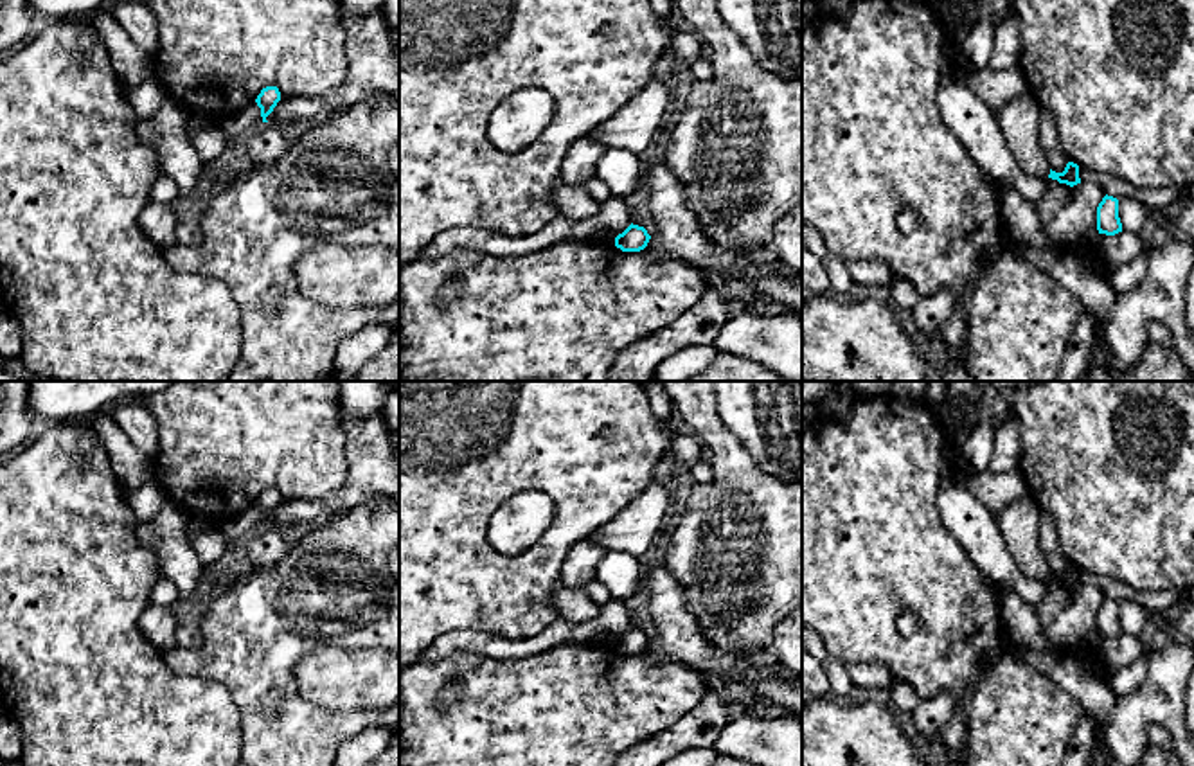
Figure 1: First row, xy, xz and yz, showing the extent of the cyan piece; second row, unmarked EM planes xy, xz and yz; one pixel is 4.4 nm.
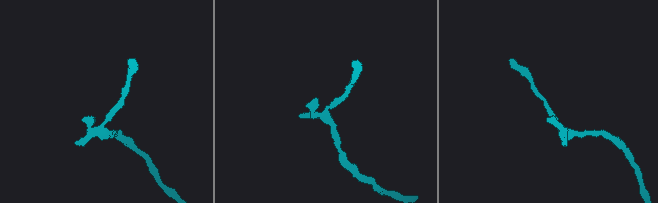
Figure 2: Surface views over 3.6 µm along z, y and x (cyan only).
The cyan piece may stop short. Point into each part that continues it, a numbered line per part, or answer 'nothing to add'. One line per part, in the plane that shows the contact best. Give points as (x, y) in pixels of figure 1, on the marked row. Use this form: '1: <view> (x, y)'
nothing to add

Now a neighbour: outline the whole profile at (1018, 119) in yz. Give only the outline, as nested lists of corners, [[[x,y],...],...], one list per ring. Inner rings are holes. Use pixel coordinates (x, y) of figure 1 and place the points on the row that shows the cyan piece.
[[[1029,95],[1007,102],[996,120],[1018,165],[1034,178],[1048,178],[1050,165],[1039,144],[1039,113]]]

